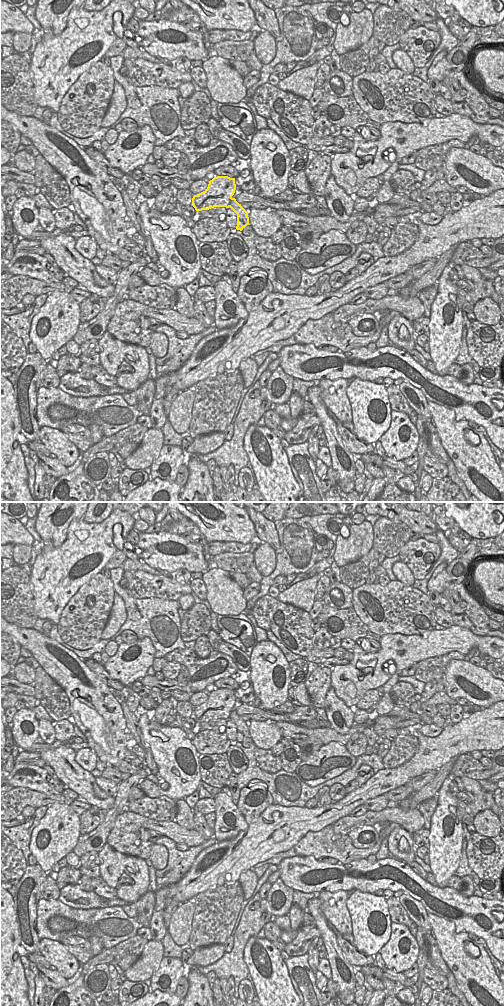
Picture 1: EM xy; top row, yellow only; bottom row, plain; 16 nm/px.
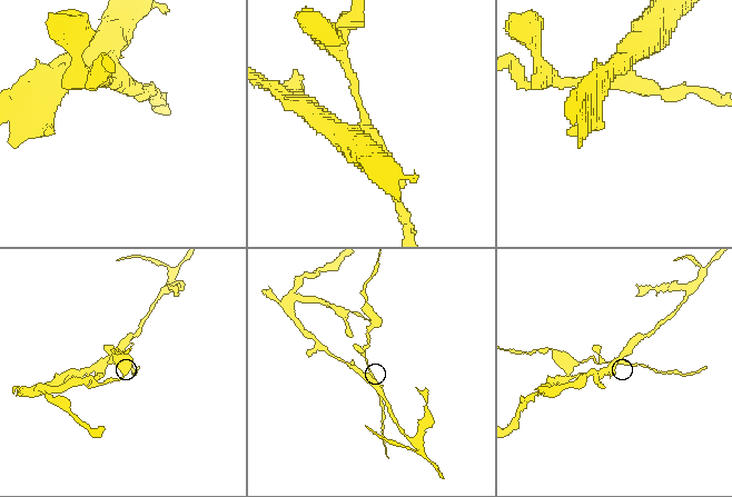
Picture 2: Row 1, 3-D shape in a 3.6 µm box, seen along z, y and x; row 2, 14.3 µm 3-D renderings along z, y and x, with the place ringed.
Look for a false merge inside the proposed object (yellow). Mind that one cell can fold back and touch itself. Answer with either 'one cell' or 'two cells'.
two cells

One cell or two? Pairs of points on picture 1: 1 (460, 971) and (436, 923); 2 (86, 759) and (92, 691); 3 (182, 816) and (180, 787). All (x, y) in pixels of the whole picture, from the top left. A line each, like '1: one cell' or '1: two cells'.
1: one cell
2: two cells
3: two cells

